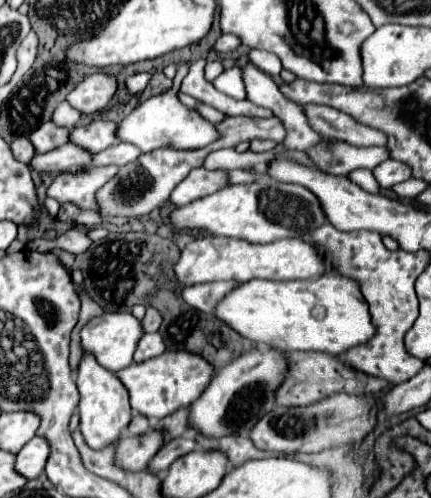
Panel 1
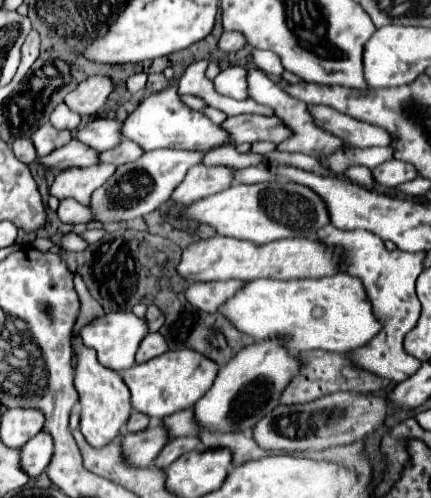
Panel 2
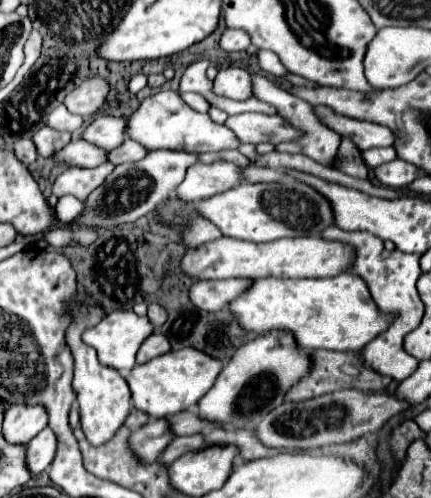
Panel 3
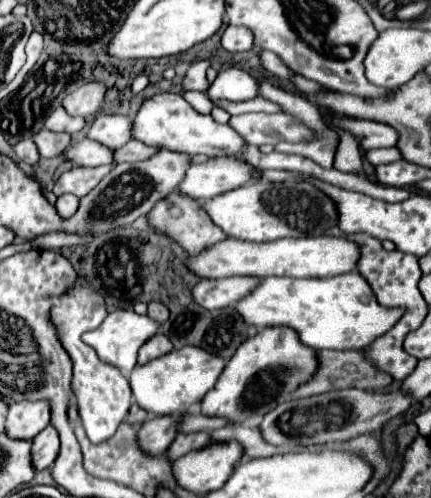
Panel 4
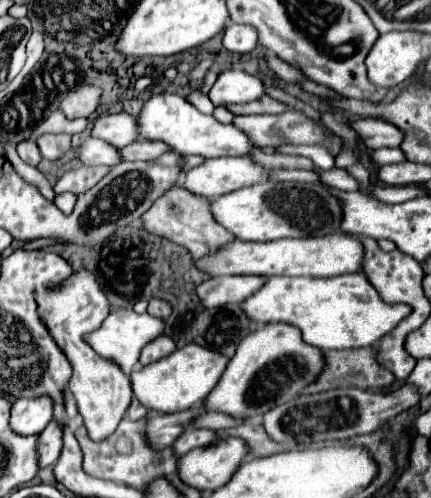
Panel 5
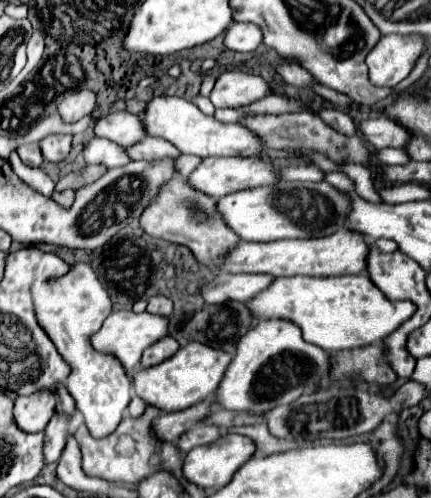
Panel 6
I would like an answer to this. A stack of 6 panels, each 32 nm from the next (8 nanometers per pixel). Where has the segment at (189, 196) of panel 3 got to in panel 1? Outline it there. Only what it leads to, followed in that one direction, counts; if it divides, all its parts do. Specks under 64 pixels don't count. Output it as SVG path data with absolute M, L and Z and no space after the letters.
M194 168L186 180L182 180L170 194L170 202L174 206L184 206L190 204L192 200L204 198L216 190L220 190L226 184L226 172L216 170L210 172L206 168Z

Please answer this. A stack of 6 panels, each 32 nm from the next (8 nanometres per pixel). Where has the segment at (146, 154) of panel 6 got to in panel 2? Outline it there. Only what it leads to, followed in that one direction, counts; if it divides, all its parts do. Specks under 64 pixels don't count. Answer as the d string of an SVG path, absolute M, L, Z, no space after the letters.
M122 140L118 146L102 152L98 156L98 162L100 164L116 164L116 166L122 166L122 164L128 164L128 162L134 162L142 156L140 152L140 146L138 144L132 144L130 140Z

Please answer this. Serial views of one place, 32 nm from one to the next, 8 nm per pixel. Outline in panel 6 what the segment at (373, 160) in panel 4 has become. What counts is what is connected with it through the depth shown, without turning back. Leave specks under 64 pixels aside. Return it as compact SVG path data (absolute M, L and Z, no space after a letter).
M384 148L384 150L378 150L376 152L380 164L406 164L410 162L408 154L402 150L402 148Z

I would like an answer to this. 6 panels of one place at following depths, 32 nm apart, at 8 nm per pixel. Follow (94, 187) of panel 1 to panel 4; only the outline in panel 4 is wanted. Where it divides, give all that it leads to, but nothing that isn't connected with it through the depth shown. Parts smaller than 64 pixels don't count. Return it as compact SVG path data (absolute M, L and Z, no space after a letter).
M112 164L106 166L96 166L96 168L80 168L74 166L70 170L66 170L54 184L54 194L62 196L62 194L74 194L78 198L84 198L96 184L100 184L100 180L112 170Z

